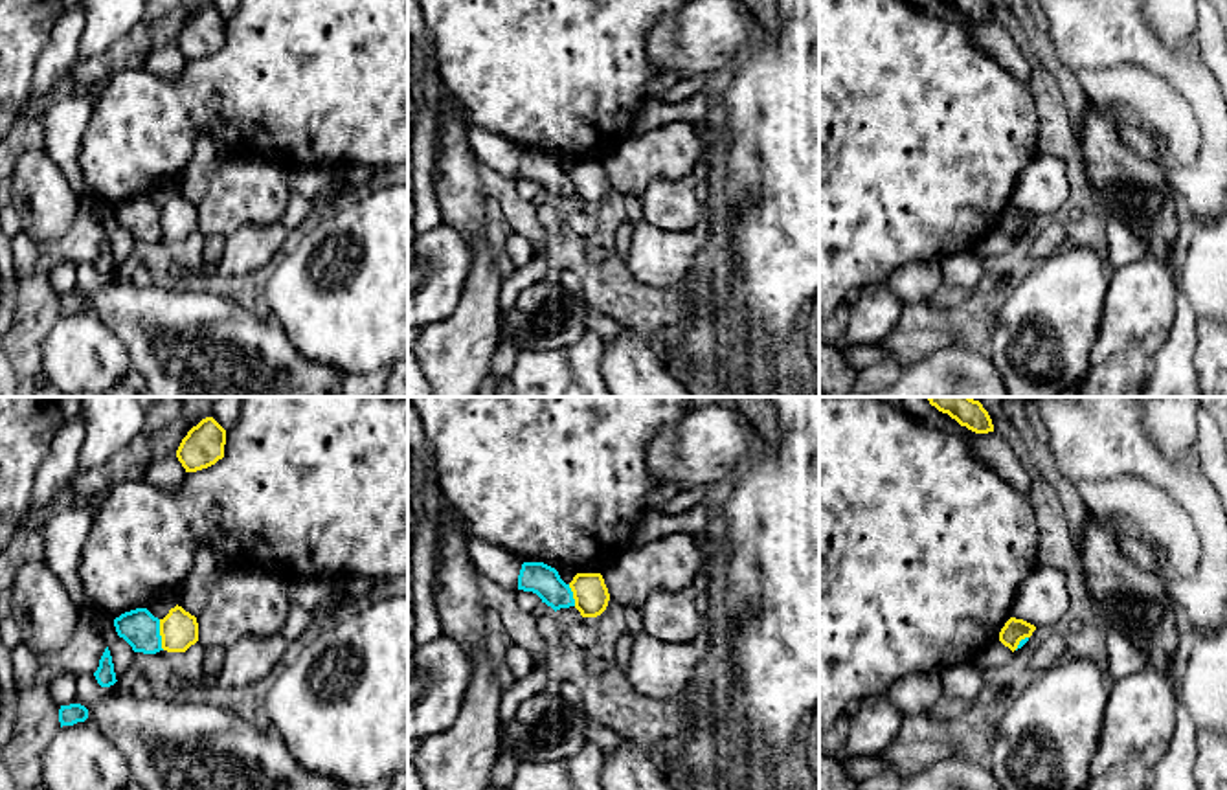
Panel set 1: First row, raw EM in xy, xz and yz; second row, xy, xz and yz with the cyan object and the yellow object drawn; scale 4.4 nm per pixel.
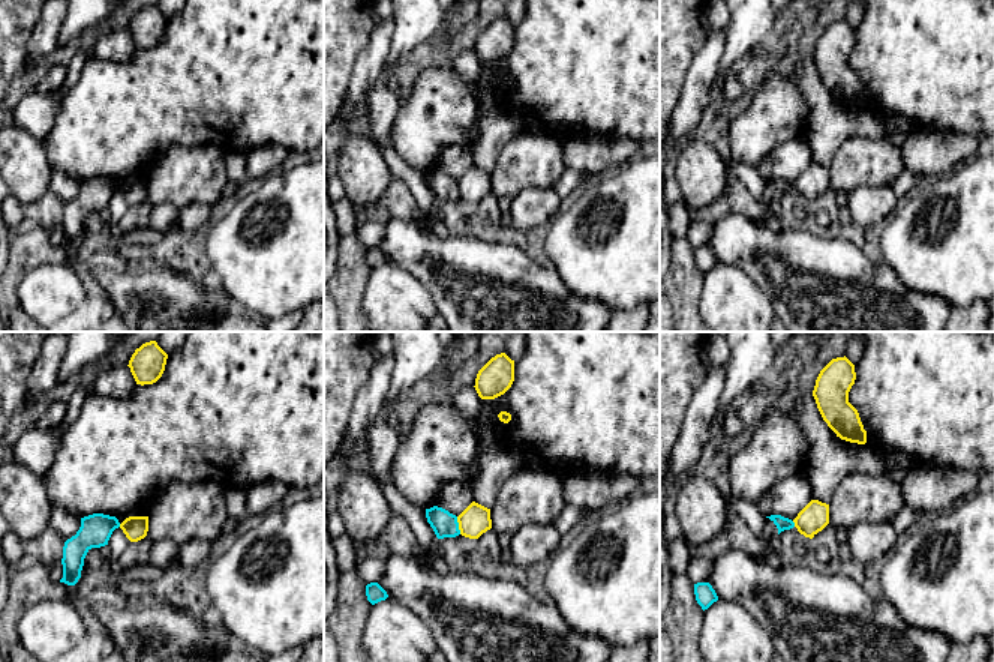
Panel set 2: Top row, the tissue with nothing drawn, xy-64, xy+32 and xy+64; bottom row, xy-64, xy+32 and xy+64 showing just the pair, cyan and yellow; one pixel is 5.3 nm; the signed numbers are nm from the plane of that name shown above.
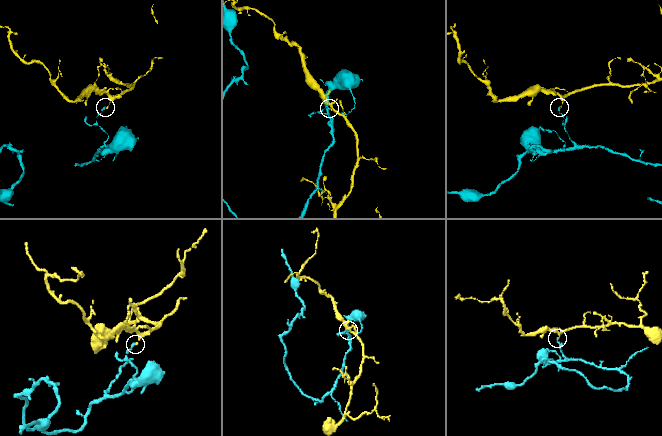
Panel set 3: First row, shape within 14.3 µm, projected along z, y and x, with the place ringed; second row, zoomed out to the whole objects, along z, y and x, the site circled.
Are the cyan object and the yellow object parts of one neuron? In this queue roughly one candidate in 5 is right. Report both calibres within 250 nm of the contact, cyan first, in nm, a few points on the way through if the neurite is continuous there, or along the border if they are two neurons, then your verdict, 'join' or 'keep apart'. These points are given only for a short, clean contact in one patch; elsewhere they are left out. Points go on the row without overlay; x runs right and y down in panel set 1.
170/170 nm | keep apart

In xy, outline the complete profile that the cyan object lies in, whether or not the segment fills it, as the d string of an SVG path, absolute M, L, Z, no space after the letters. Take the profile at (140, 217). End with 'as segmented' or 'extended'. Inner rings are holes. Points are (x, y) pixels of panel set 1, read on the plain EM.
M136 197L114 208L119 226L123 226L134 241L156 243L162 237L160 208L147 197Z; as segmented

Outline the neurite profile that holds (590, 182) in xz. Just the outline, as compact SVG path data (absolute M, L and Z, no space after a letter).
M577 162L569 176L582 206L597 206L606 198L610 182L601 162Z

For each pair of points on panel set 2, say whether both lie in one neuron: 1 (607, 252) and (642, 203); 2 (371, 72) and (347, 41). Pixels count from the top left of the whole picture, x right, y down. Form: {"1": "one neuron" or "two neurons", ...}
{"1": "one neuron", "2": "two neurons"}

